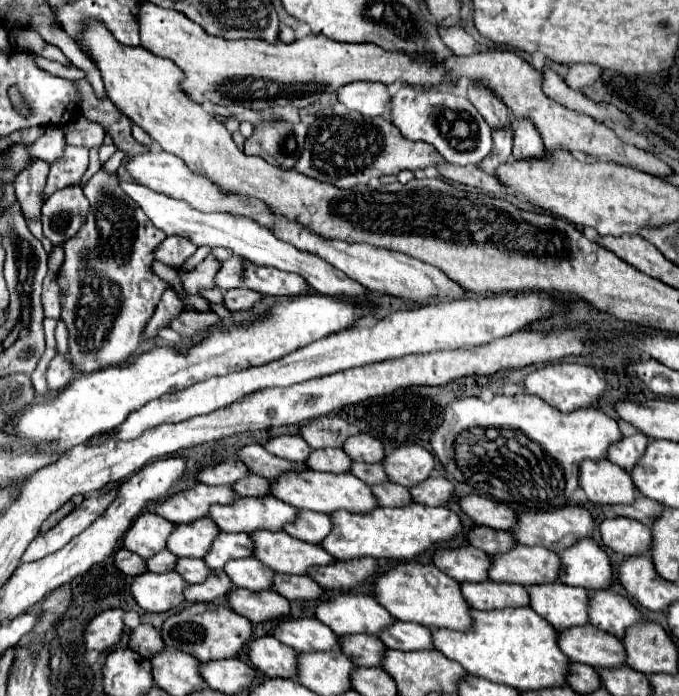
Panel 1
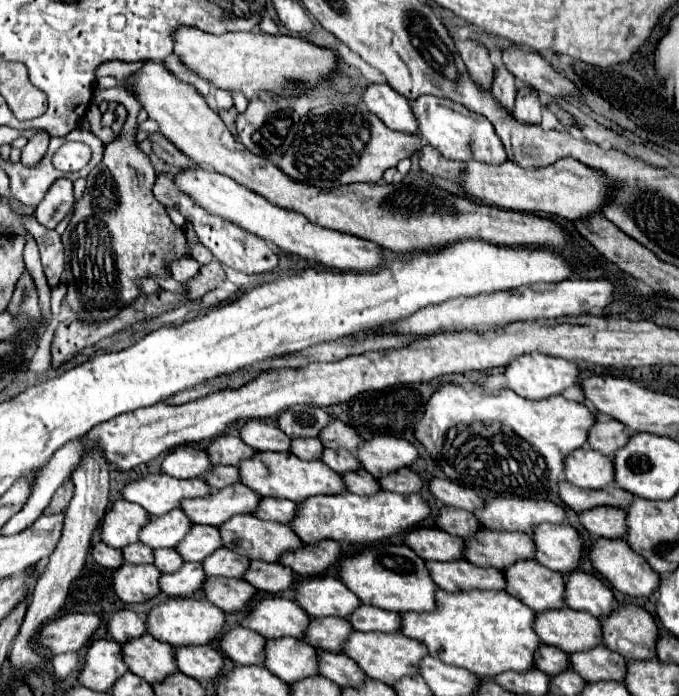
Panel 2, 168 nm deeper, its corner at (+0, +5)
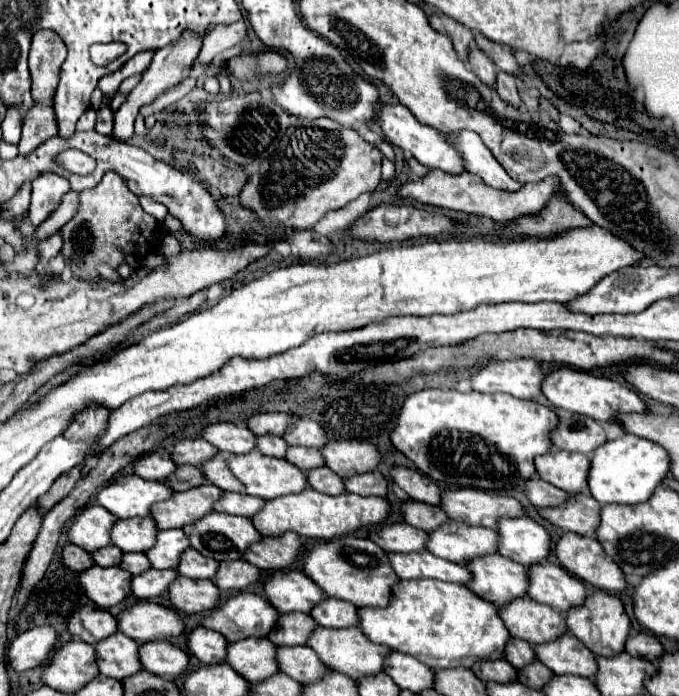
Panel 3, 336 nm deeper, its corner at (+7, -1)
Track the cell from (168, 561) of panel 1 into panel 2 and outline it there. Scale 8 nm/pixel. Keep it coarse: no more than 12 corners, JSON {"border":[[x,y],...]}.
{"border":[[141,542],[121,548],[123,560],[151,564],[153,550]]}

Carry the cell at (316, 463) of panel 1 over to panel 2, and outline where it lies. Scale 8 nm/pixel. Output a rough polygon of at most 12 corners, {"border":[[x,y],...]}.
{"border":[[293,438],[291,454],[319,460],[323,444],[317,438]]}

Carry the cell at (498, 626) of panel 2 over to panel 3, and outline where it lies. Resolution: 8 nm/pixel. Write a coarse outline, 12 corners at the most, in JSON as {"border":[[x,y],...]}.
{"border":[[402,580],[360,608],[376,644],[430,668],[506,658],[498,606],[470,588]]}

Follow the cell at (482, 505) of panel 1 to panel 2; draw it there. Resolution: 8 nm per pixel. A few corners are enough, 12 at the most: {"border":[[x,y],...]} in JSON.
{"border":[[433,478],[429,492],[445,506],[469,510],[483,506],[475,490],[447,478]]}

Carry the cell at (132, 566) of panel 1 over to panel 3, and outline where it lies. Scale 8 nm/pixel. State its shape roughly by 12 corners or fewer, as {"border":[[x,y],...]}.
{"border":[[64,546],[66,566],[84,572],[96,566],[92,554],[74,546]]}

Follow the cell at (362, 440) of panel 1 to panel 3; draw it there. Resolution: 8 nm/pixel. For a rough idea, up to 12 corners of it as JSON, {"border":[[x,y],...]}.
{"border":[[306,418],[286,430],[290,446],[322,450],[328,444],[324,428]]}

